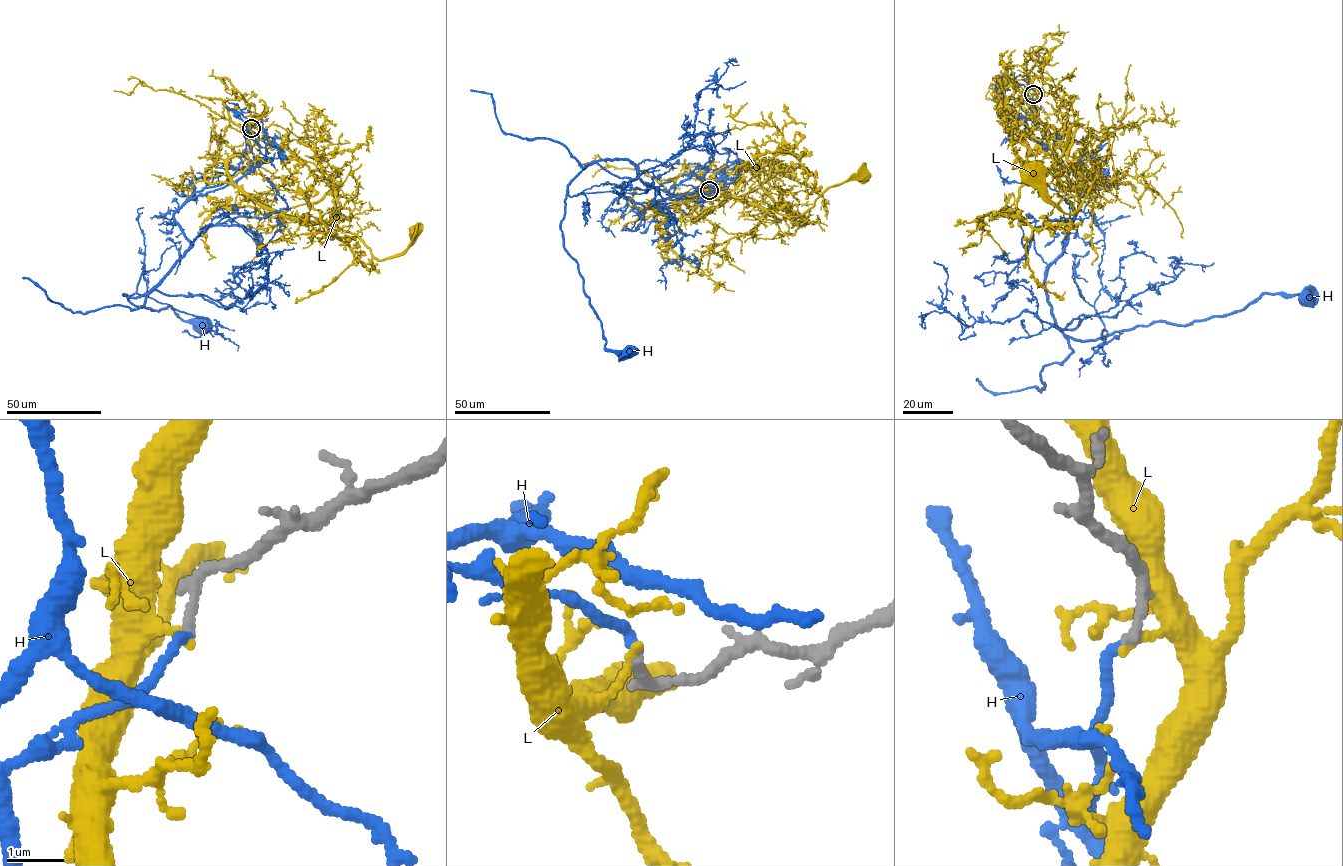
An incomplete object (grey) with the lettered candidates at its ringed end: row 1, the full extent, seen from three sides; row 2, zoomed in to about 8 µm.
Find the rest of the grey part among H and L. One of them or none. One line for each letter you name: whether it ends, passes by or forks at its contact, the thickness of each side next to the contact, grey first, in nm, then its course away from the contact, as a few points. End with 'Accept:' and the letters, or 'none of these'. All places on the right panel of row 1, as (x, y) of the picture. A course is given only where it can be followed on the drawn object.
H: it ends | 160/150 nm | via (1033, 94), (1079, 184), (1045, 281), (1065, 334), (1184, 325), (1263, 294), (1306, 298)
Accept: H

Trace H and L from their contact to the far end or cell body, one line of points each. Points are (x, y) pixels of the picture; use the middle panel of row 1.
H: (709, 189), (633, 202), (622, 189), (636, 168), (615, 157), (568, 186), (566, 251), (605, 347), (632, 351)
L: (709, 190), (706, 185), (686, 198), (679, 193), (714, 190), (791, 217), (826, 189), (863, 176)

